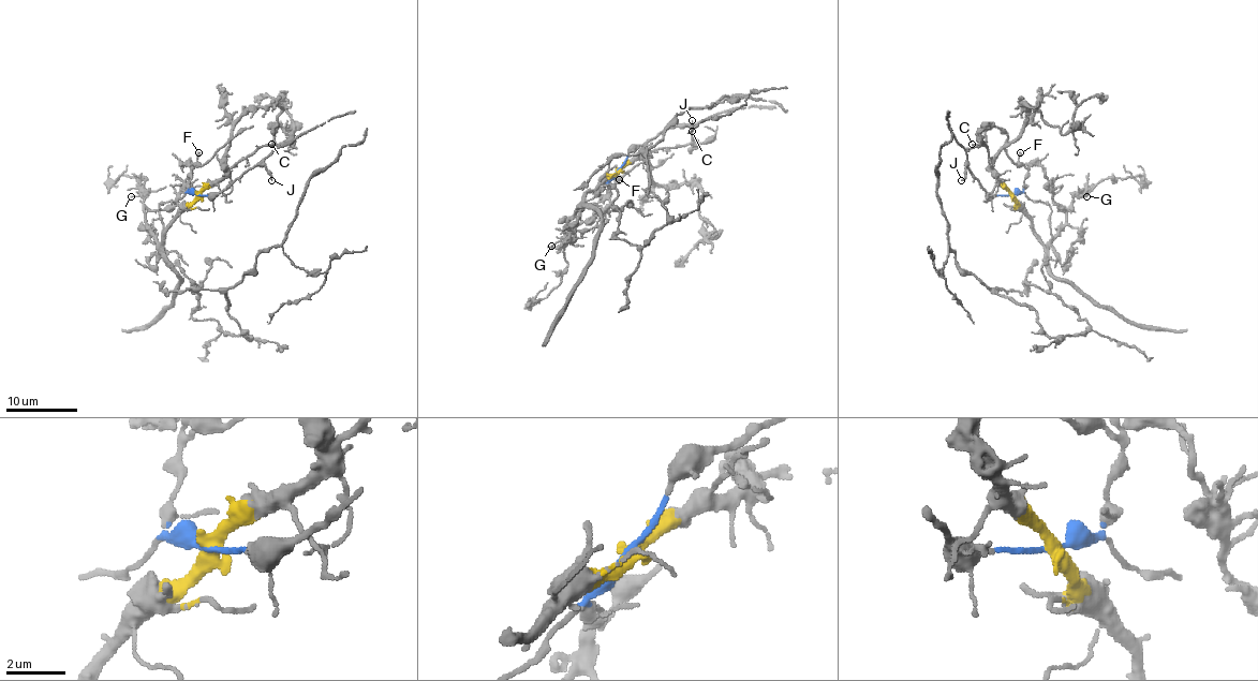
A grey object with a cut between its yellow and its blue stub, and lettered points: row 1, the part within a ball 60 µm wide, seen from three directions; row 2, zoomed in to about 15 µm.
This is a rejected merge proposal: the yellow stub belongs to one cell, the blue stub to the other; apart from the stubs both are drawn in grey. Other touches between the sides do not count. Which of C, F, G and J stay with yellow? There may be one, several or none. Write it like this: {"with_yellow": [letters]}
{"with_yellow": ["C", "G"]}

